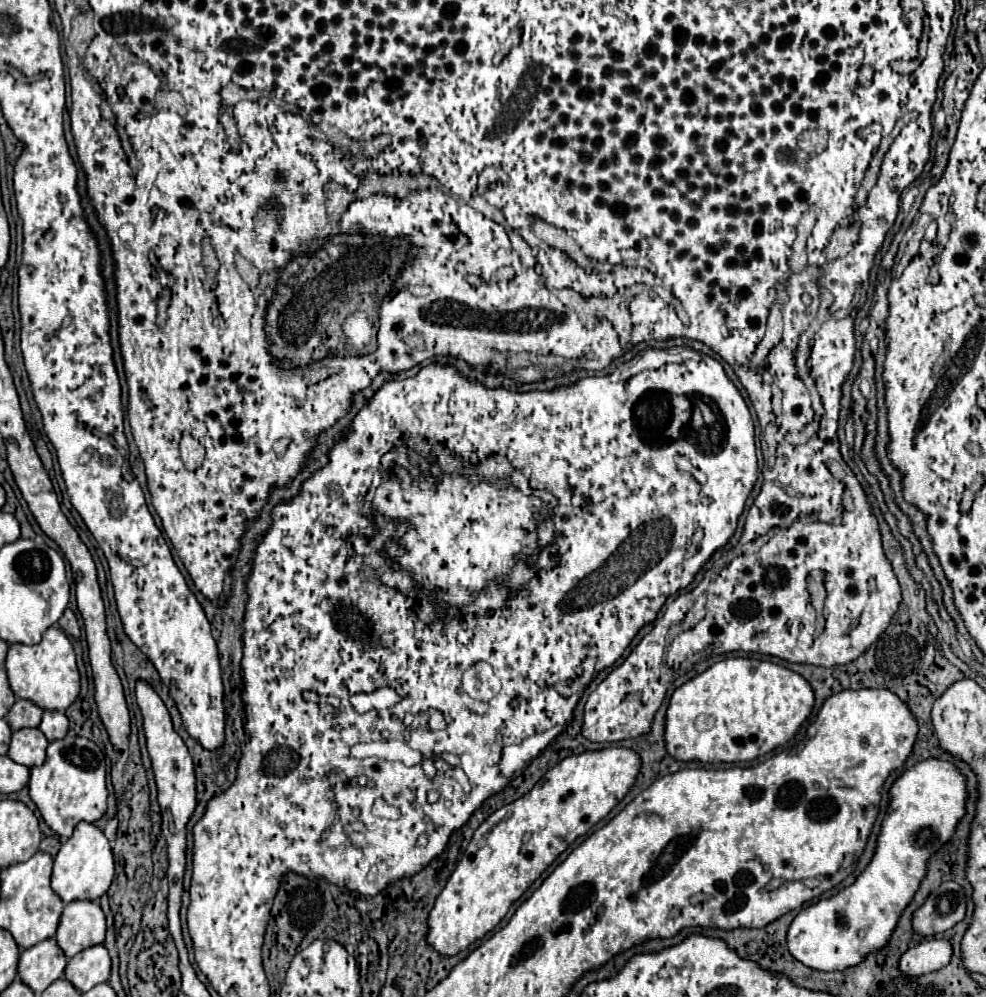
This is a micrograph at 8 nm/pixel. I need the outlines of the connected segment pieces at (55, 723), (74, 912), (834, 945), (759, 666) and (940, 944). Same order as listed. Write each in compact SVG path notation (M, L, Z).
M44 711L42 723L40 723L38 729L46 735L48 741L64 739L66 733L68 733L68 719L60 711Z
M74 901L62 911L56 943L70 959L86 947L100 945L106 935L106 919L98 901Z
M926 759L916 763L914 767L900 773L900 777L890 787L888 811L882 821L882 829L876 841L876 851L866 869L856 877L856 881L832 895L830 899L822 899L804 907L792 921L786 933L786 941L790 947L790 955L798 959L802 965L818 971L844 971L864 959L874 949L880 949L888 937L892 935L902 909L914 897L924 873L928 857L938 851L952 835L958 819L964 815L966 801L966 779L956 771L956 767L948 761Z
M724 659L672 693L666 709L666 751L684 763L752 761L788 743L812 705L814 693L798 673L760 659Z
M936 939L936 941L926 941L914 947L914 951L906 951L900 959L902 971L906 975L926 975L930 971L936 971L944 967L950 961L952 955L952 945L946 939Z

